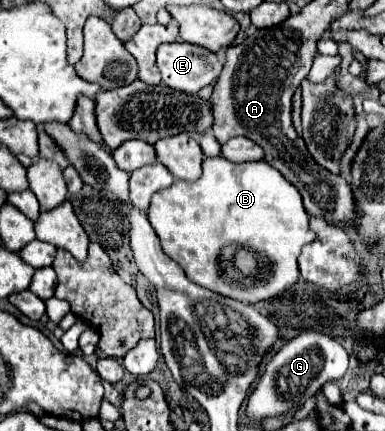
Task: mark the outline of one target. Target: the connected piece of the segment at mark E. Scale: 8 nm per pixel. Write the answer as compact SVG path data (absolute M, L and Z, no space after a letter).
M174 41L160 45L158 67L164 85L194 95L218 79L222 61L208 49L184 41Z

